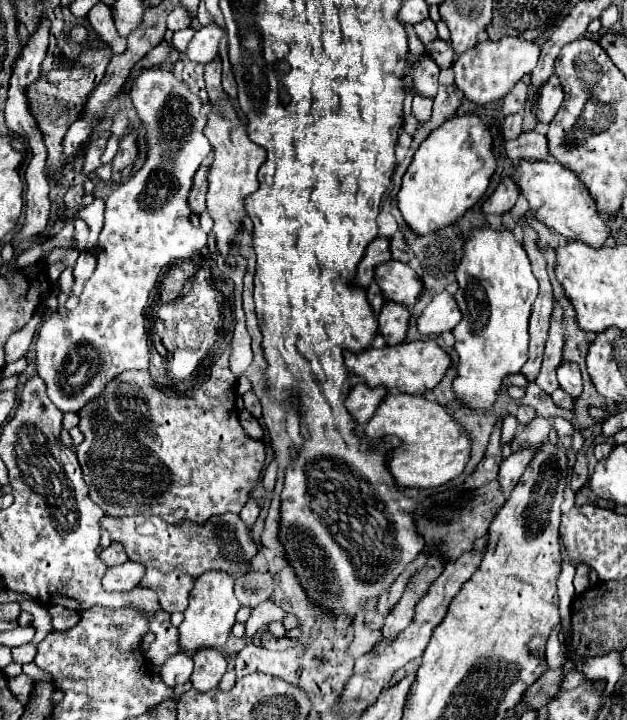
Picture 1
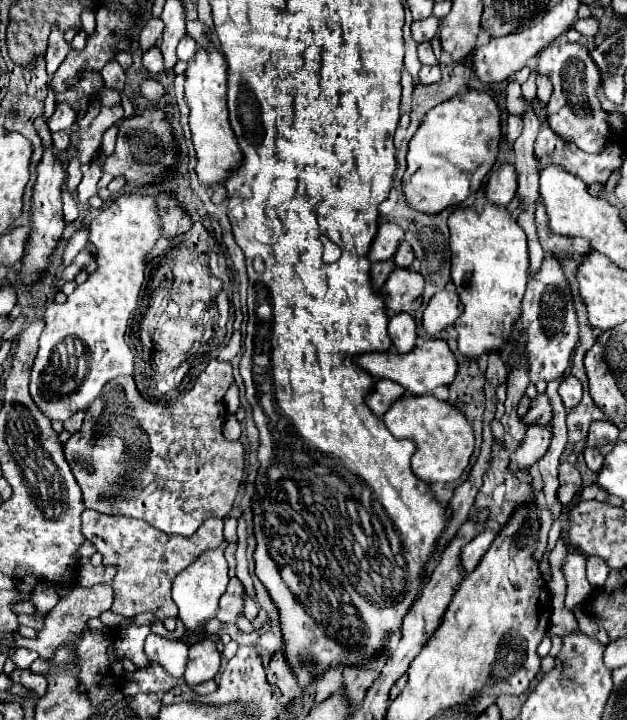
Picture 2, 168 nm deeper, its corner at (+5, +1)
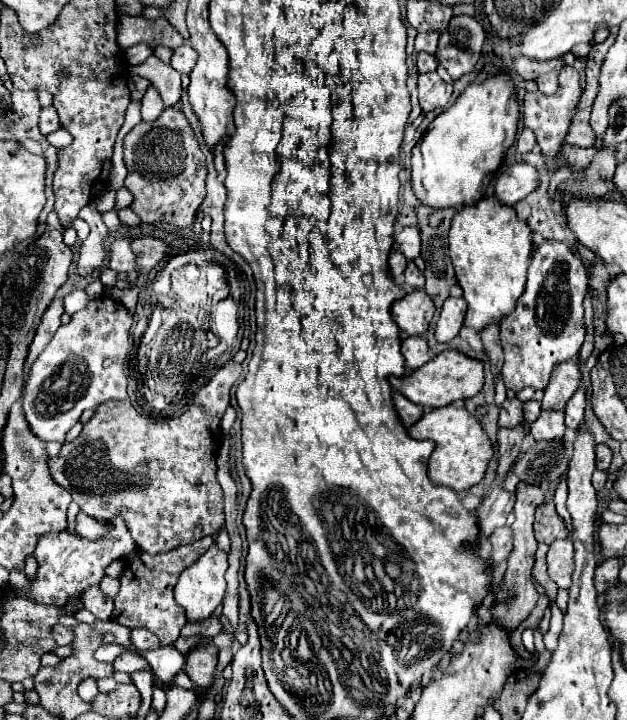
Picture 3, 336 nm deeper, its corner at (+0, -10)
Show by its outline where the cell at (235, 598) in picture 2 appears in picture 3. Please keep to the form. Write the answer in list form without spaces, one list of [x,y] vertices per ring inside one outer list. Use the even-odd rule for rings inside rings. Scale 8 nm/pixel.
[[[213,617],[213,619],[205,619],[203,623],[195,623],[195,625],[187,623],[187,625],[183,627],[181,635],[183,635],[183,637],[193,637],[193,635],[199,635],[199,637],[215,637],[215,635],[219,635],[221,631],[223,631],[221,621],[219,621],[217,617]]]

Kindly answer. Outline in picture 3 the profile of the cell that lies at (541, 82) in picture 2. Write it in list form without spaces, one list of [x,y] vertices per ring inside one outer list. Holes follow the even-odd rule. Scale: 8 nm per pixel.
[[[557,73],[541,75],[541,77],[537,79],[537,87],[539,87],[539,91],[541,91],[543,95],[553,95],[553,93],[557,91],[557,85],[559,85],[559,81],[557,81]]]

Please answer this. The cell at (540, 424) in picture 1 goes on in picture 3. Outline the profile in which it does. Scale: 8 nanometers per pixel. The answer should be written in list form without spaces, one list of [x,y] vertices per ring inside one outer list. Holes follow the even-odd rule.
[[[577,359],[561,363],[555,369],[555,373],[553,373],[553,377],[545,389],[541,409],[557,409],[557,411],[565,409],[565,403],[575,393],[579,381],[581,381],[581,371],[579,371]]]

